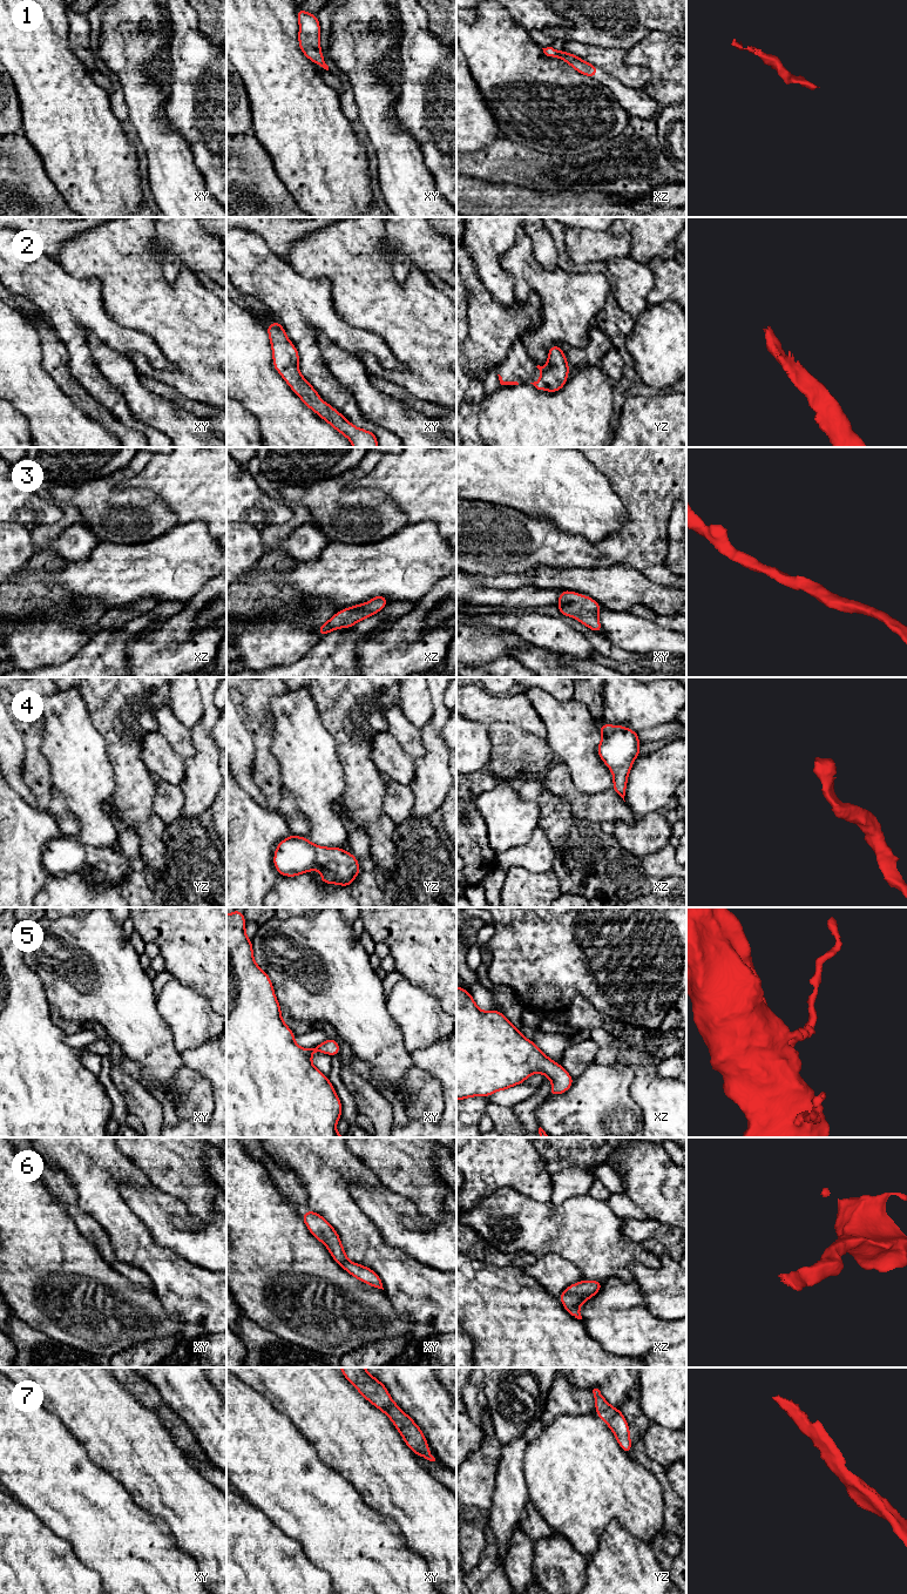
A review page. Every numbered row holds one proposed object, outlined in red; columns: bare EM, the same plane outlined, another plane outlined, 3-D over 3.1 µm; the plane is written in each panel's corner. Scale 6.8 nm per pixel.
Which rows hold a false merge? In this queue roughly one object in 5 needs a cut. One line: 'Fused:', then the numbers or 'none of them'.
Fused: none of them

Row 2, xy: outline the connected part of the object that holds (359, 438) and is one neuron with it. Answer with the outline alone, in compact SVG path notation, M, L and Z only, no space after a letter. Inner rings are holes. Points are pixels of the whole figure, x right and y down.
M275 319L272 325L265 326L273 353L273 367L303 403L345 435L353 447L378 447L378 440L373 432L353 426L340 412L320 400L318 392L300 374L298 370L299 353L279 322Z

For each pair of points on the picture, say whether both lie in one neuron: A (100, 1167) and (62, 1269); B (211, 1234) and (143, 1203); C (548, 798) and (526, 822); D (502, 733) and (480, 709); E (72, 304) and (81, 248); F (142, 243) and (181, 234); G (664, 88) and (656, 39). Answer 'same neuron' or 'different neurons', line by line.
A: different neurons
B: same neuron
C: different neurons
D: different neurons
E: different neurons
F: different neurons
G: same neuron

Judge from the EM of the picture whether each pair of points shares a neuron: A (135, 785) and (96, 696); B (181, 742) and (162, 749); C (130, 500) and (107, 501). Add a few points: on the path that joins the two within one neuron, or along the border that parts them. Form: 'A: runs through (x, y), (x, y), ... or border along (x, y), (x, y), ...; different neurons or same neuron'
A: runs through (127, 763), (123, 744), (119, 740), (116, 718); same neuron
B: border along (157, 731), (184, 758); different neurons
C: runs through (124, 501), (113, 501); same neuron

